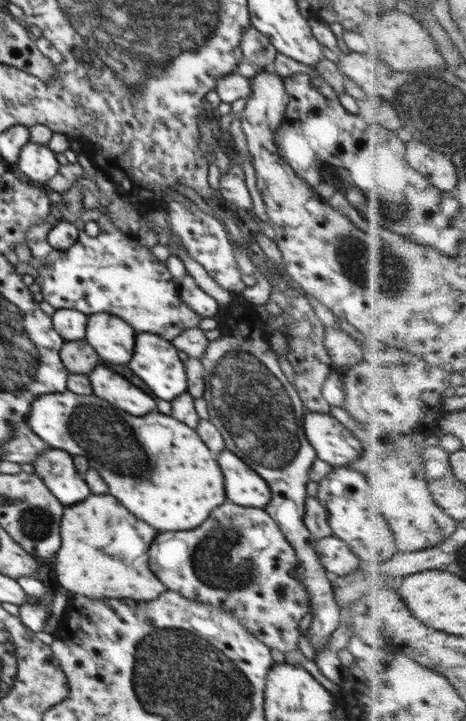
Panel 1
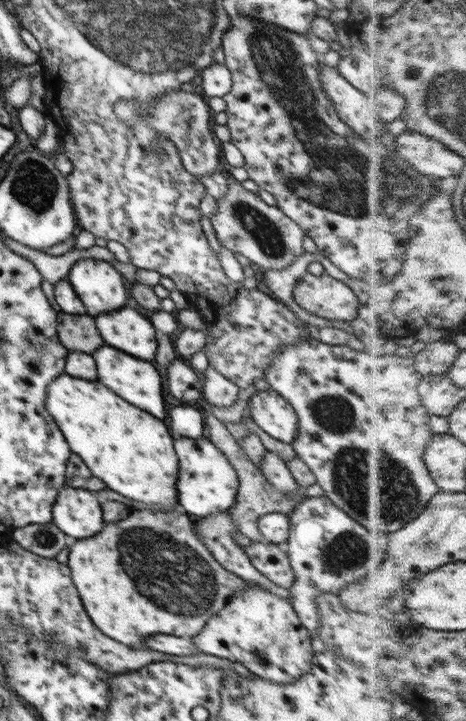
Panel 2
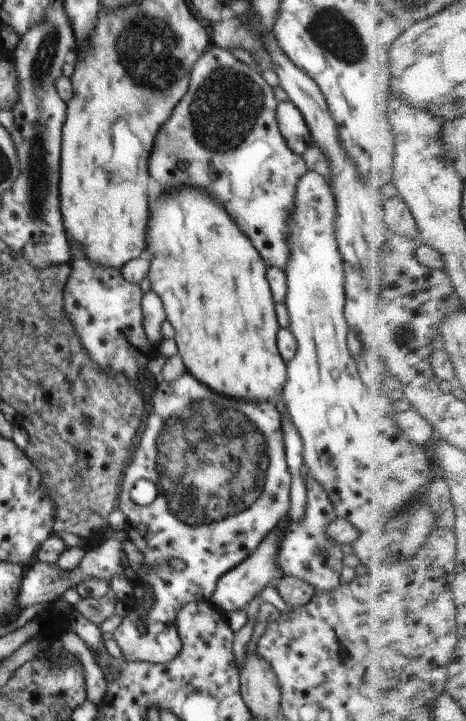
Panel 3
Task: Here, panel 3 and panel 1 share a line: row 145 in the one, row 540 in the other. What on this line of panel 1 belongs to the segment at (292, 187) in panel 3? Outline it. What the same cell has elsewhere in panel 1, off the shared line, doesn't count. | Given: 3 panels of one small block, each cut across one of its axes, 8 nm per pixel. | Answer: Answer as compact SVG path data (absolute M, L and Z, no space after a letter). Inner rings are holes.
M220 504L196 530L160 534L150 546L152 572L167 590L232 610L256 639L283 654L298 649L299 623L308 614L308 590L295 570L300 562L266 510Z

